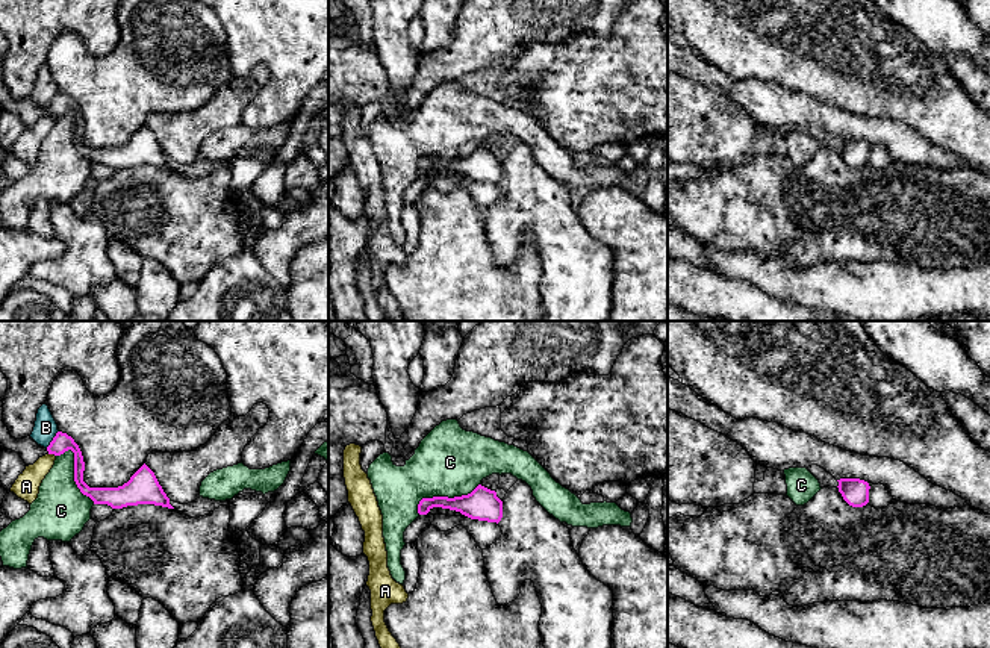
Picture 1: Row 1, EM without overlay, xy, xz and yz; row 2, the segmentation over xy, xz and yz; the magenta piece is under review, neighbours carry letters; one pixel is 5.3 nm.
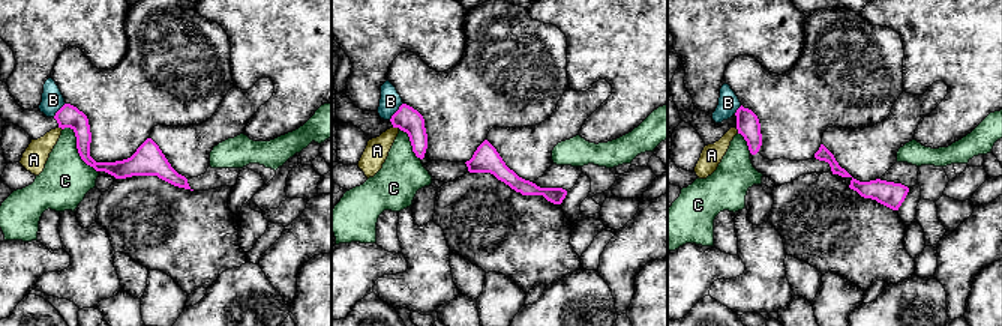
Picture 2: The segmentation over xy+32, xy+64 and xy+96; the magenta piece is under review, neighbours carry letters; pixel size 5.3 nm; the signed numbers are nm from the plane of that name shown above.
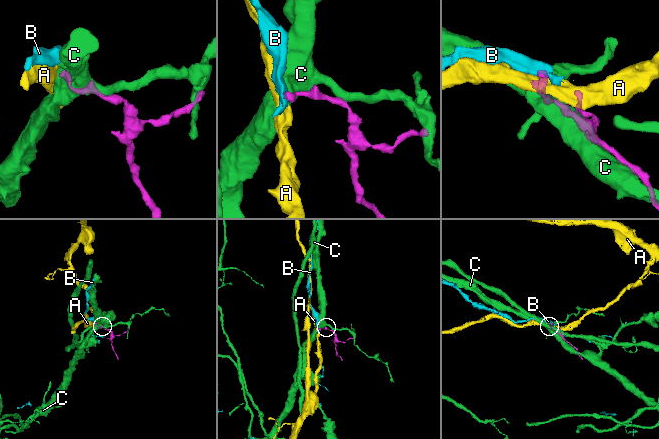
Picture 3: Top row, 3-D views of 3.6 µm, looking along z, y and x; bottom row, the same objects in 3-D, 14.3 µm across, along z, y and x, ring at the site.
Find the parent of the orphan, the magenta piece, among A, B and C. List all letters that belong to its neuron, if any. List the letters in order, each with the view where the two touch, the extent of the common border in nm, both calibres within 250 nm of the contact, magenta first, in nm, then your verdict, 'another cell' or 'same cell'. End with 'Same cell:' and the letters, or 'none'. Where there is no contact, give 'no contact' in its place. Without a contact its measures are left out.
A: xy | 40 nm | 100/140 nm | another cell
B: xy | 120 nm | 100/120 nm | another cell
C: xz | 360 nm | 170/360 nm | another cell
Same cell: none

